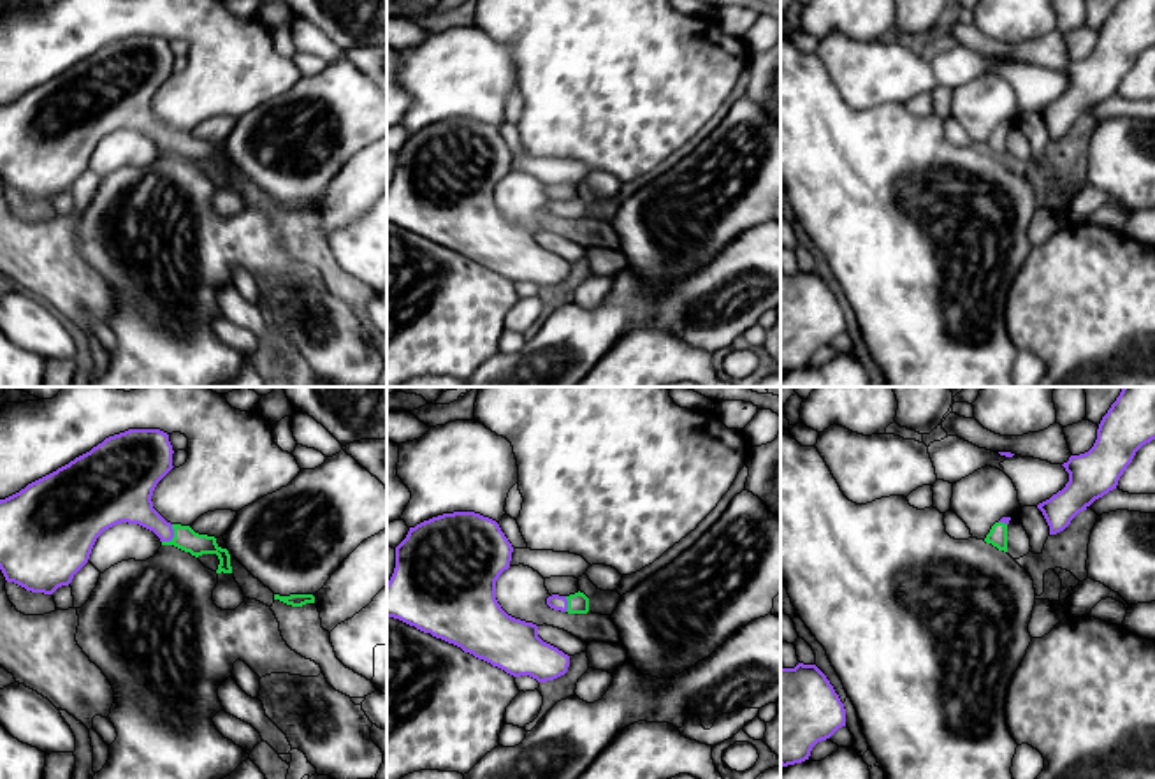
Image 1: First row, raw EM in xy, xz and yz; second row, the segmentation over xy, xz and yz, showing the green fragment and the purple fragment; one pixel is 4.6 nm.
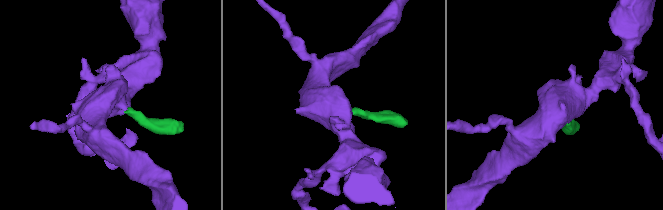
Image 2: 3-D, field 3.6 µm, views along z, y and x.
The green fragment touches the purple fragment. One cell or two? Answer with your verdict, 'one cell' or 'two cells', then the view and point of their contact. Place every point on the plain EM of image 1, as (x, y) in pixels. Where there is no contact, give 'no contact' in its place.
one cell; contact xy (174, 143)

